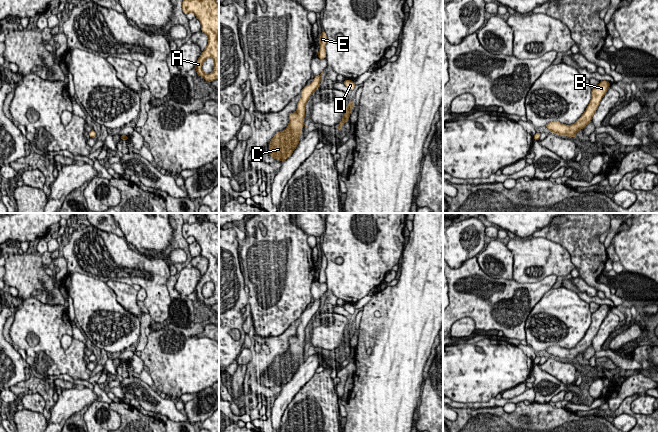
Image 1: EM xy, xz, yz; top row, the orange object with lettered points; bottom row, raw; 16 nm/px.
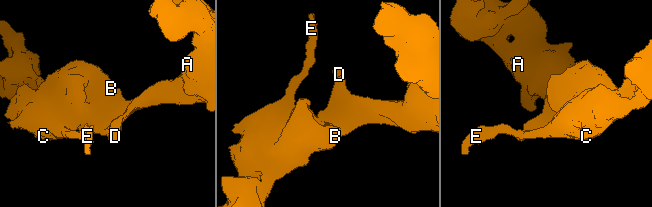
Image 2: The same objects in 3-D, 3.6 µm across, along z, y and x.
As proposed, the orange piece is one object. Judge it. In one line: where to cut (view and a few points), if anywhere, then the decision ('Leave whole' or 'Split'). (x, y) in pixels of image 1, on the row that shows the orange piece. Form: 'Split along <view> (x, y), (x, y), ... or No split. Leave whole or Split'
No split. Leave whole

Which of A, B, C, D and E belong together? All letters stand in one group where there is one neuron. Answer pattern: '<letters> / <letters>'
A B C D E

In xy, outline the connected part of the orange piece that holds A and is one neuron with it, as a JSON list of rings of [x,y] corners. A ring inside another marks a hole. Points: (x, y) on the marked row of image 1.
[[[183,0],[182,10],[184,14],[193,12],[195,17],[201,23],[201,32],[208,35],[207,47],[202,51],[198,58],[195,68],[197,75],[208,82],[219,79],[219,4],[215,0]],[[207,58],[214,60],[214,69],[212,73],[206,74],[202,70],[202,64]]]

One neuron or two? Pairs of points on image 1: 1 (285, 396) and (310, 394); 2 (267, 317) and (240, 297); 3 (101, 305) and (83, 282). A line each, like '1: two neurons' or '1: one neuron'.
1: two neurons
2: two neurons
3: one neuron

